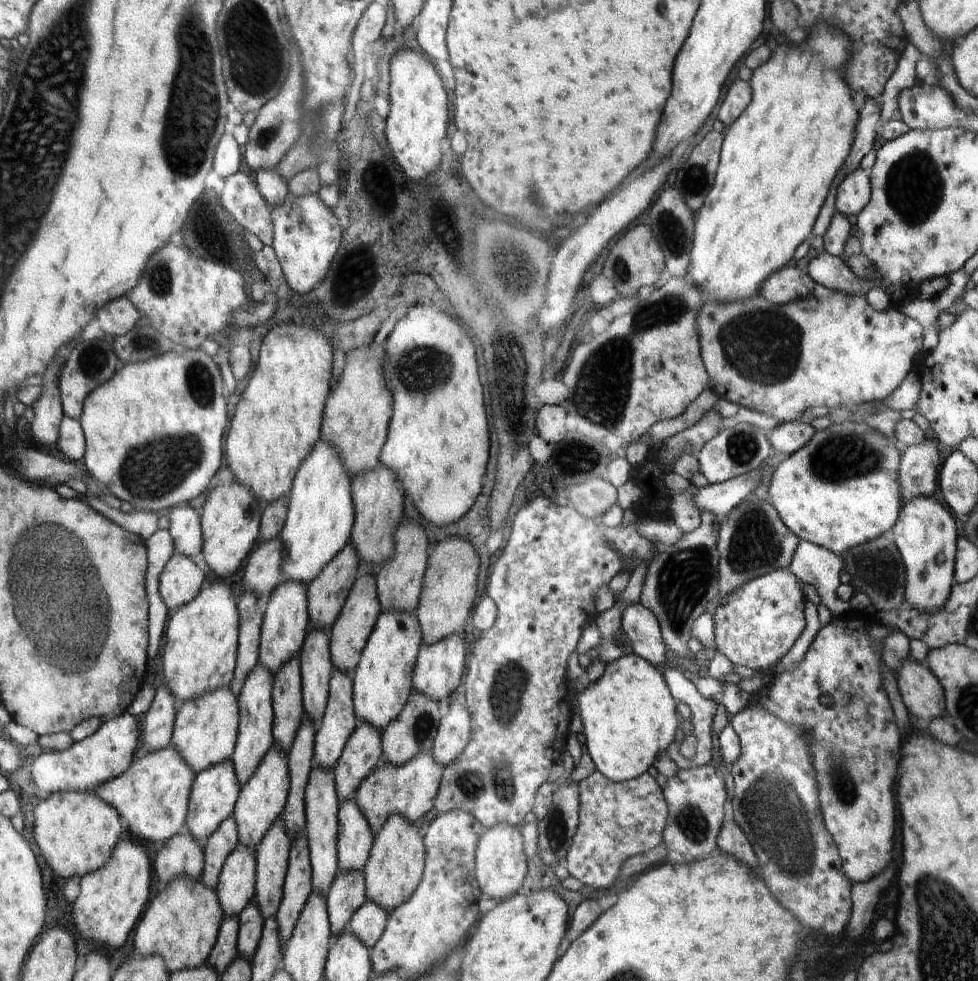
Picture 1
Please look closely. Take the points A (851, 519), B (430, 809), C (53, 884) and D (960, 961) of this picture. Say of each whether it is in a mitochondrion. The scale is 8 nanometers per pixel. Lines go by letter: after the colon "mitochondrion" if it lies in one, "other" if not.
A: other
B: other
C: other
D: mitochondrion

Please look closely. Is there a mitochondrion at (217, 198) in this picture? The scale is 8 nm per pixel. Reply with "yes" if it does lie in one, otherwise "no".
no

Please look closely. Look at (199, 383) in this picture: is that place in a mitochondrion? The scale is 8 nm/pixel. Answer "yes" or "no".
yes

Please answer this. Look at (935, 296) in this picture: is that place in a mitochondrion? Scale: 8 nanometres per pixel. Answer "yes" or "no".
no

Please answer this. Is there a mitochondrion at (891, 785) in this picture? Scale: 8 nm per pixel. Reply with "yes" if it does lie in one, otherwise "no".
no

